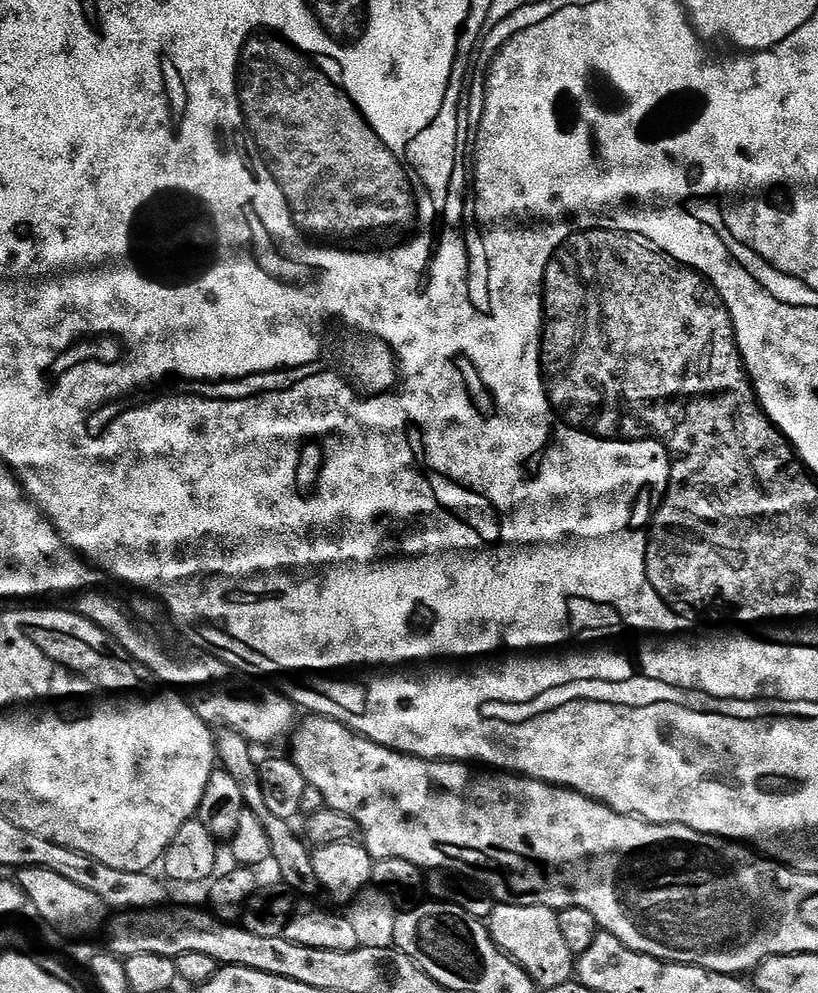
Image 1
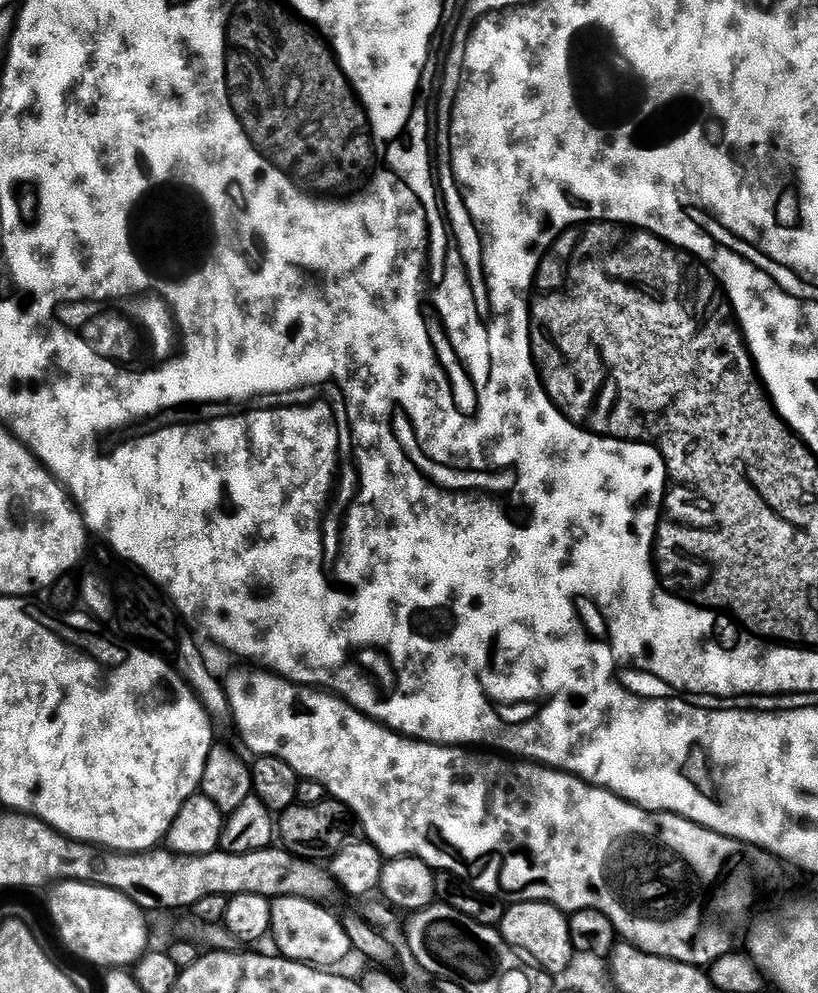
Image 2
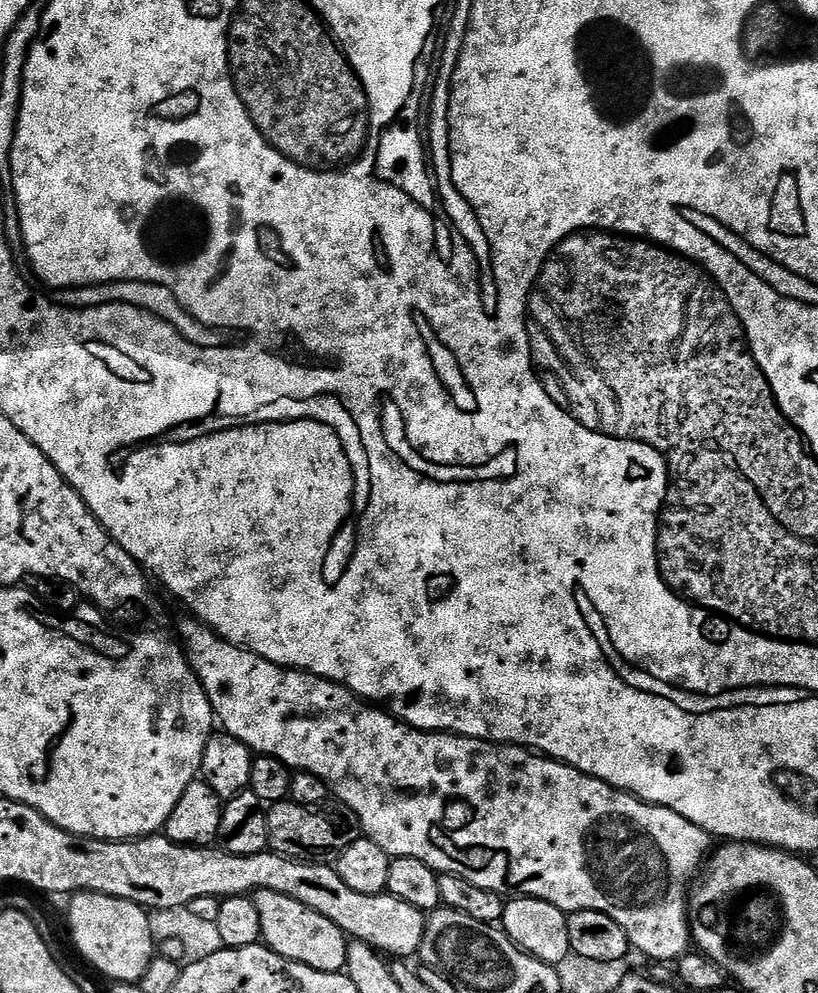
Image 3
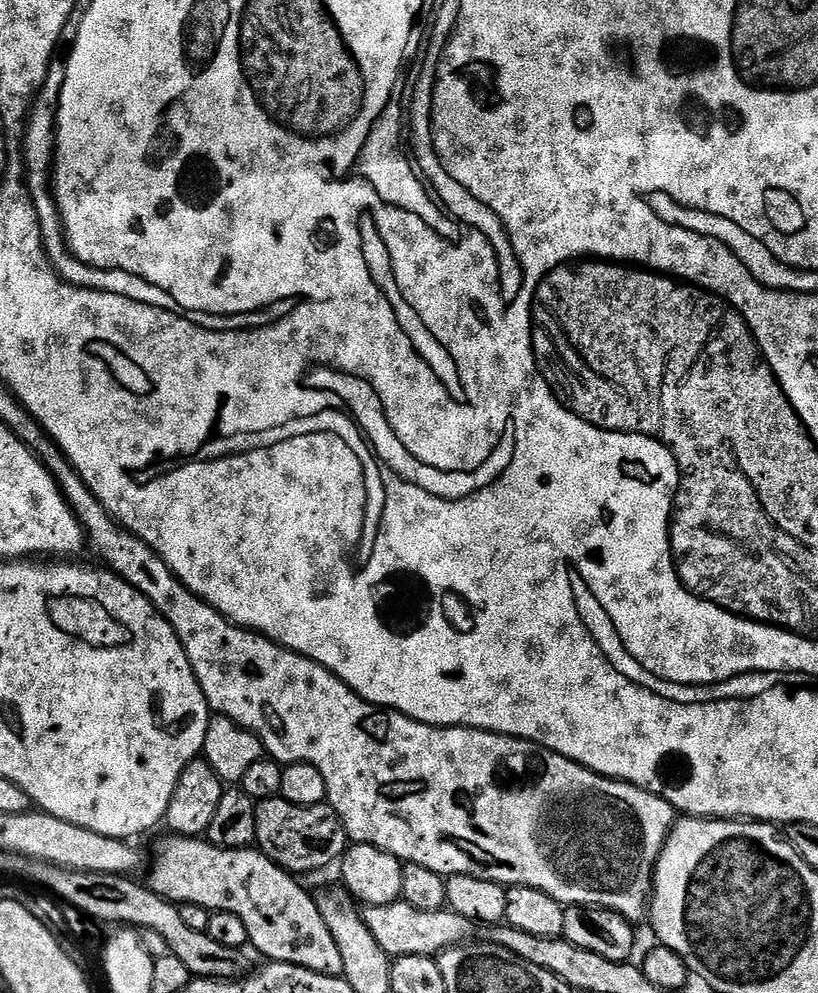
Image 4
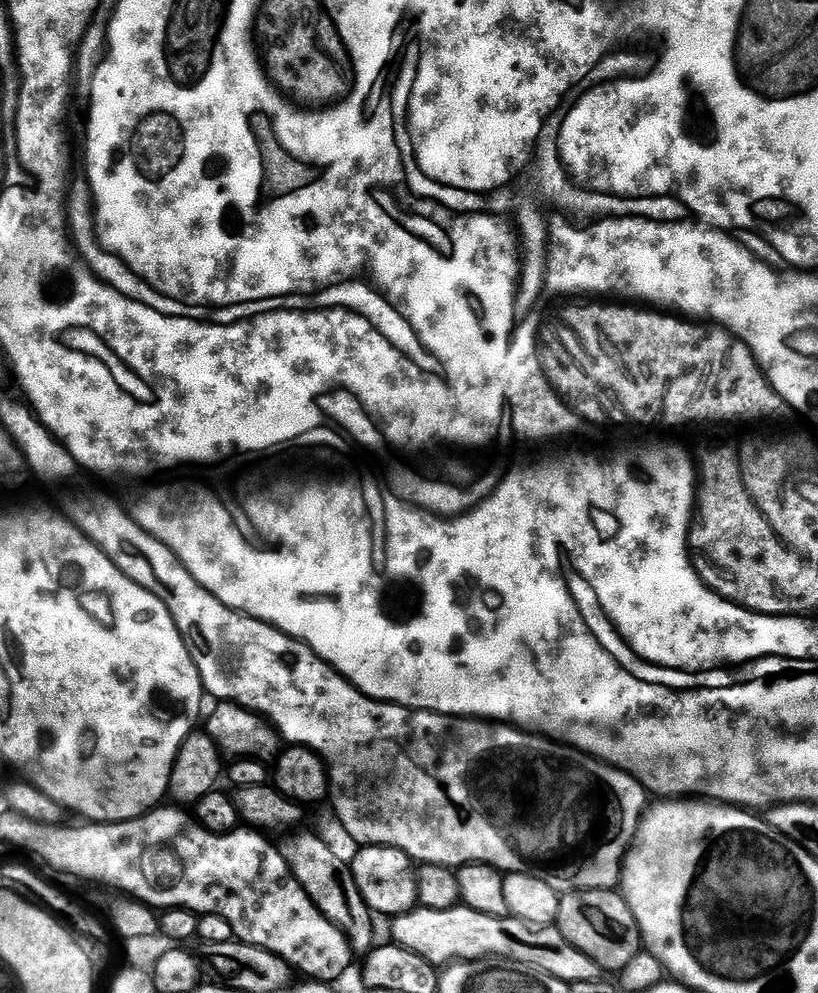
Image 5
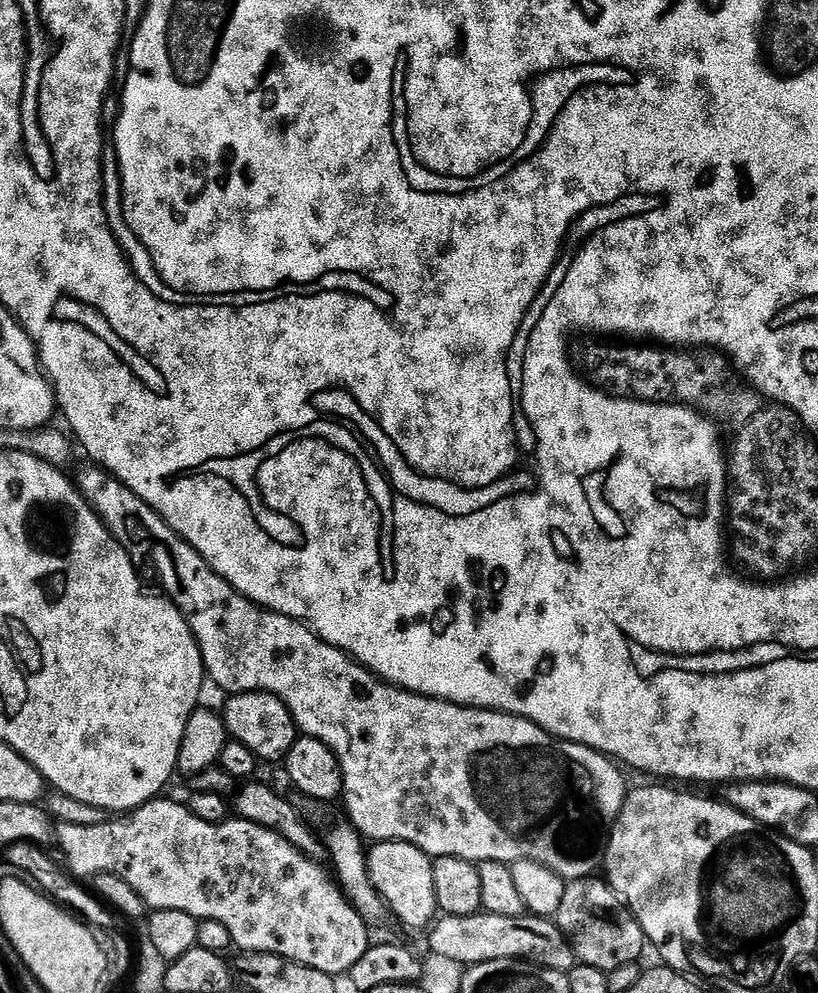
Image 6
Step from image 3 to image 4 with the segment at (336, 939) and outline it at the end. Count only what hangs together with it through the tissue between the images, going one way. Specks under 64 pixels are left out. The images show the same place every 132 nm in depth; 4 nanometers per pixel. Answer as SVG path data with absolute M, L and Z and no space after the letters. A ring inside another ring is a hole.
M165 835L165 840L156 848L152 869L146 883L160 896L179 906L197 904L208 909L209 913L229 912L242 918L246 926L249 945L257 948L268 962L293 964L311 972L322 972L326 976L343 977L342 954L338 954L338 942L334 942L330 930L320 913L317 897L311 896L297 877L285 868L278 867L265 852L253 846L250 848L219 848L208 843L207 839L195 836Z

